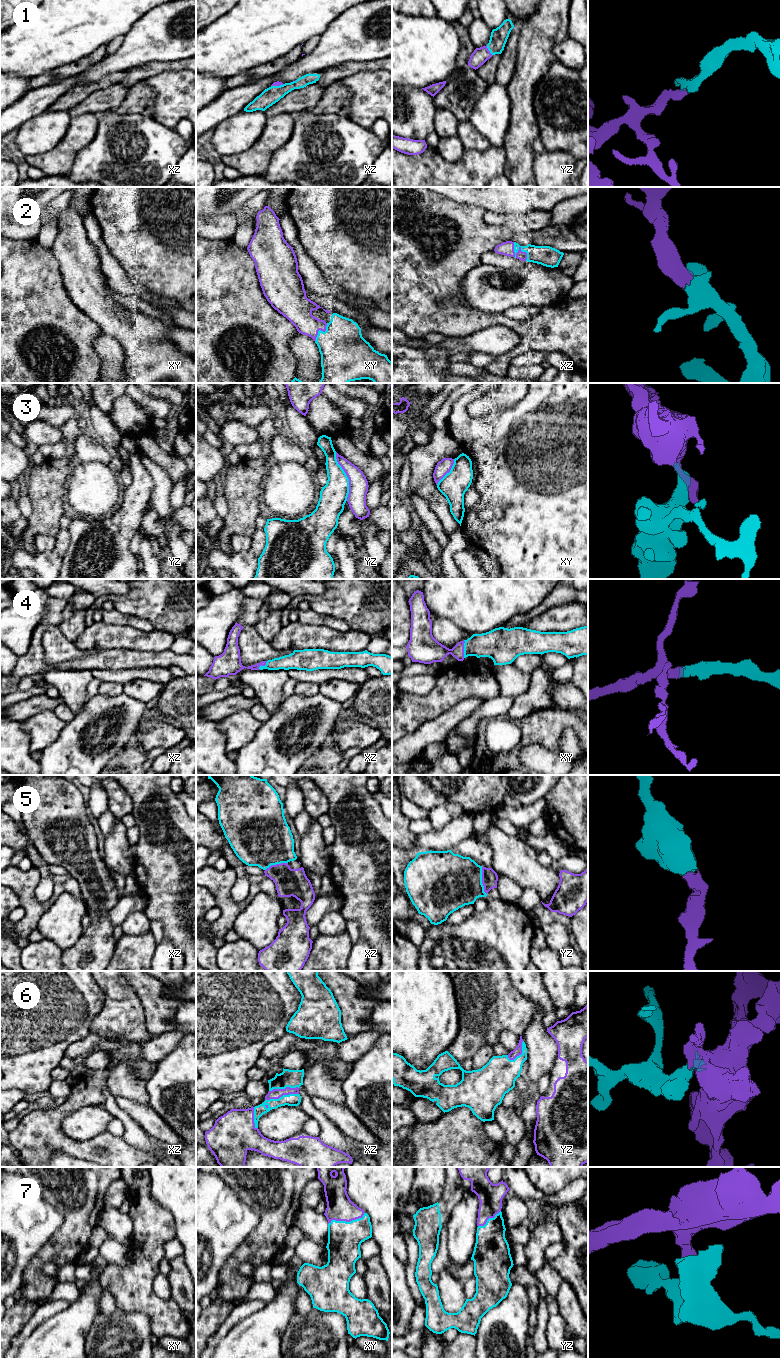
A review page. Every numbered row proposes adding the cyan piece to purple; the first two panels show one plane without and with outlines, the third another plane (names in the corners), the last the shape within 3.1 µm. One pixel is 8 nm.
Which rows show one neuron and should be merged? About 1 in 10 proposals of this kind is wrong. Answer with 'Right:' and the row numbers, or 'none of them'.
Right: 1, 2, 4, 5, 6, 7

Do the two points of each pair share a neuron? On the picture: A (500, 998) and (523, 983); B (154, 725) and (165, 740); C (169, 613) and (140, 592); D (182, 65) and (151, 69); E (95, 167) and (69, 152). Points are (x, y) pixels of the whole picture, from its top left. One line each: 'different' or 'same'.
A: different
B: same
C: same
D: same
E: different

